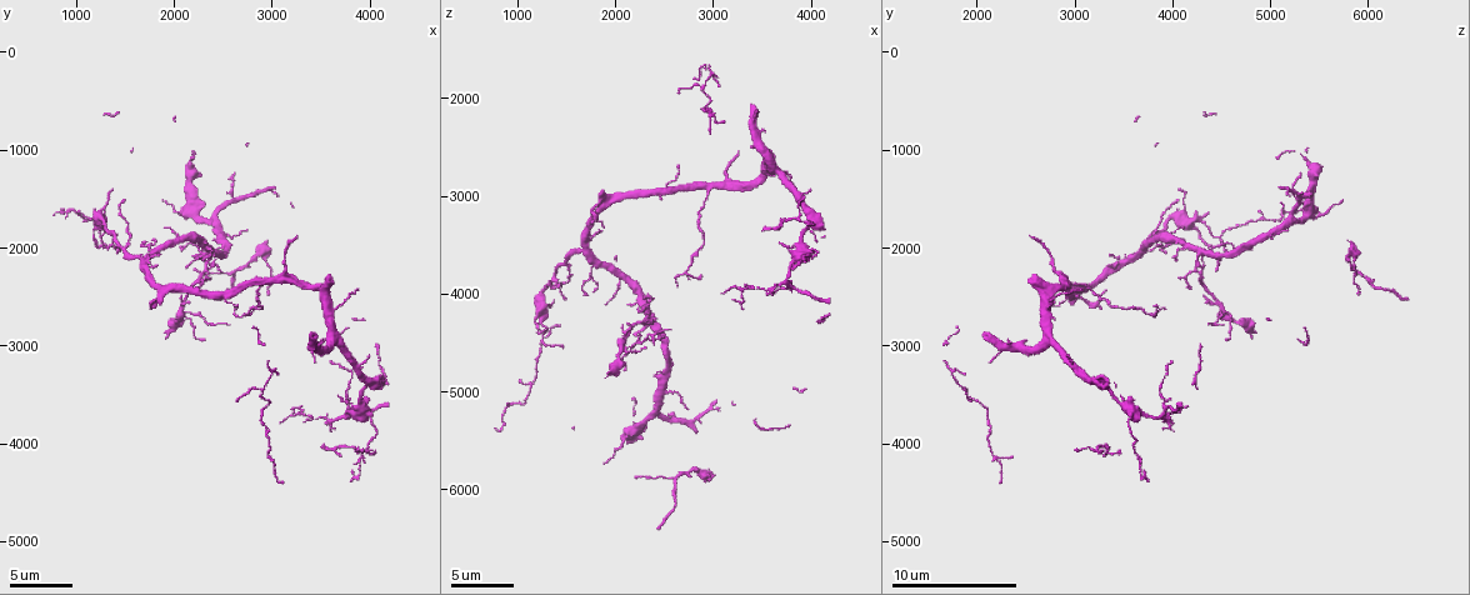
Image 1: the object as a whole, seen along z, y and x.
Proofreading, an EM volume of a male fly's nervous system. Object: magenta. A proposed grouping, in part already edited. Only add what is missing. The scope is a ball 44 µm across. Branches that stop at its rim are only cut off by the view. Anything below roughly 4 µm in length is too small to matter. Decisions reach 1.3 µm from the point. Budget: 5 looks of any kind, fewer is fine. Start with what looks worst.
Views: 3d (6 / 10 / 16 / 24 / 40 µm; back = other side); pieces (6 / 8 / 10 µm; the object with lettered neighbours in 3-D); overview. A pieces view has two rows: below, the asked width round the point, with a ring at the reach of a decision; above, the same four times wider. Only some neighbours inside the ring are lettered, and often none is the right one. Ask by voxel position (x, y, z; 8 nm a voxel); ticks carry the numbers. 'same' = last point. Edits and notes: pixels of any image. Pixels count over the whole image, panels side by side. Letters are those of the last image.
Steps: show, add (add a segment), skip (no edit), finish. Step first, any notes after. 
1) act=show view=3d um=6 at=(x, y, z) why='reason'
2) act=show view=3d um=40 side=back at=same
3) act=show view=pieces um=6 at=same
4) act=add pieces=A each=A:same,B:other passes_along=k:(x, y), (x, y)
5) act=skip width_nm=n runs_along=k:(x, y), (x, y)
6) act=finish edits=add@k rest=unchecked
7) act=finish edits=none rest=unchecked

act=show view=pieces um=6 at=(1900, 2860, 4820)

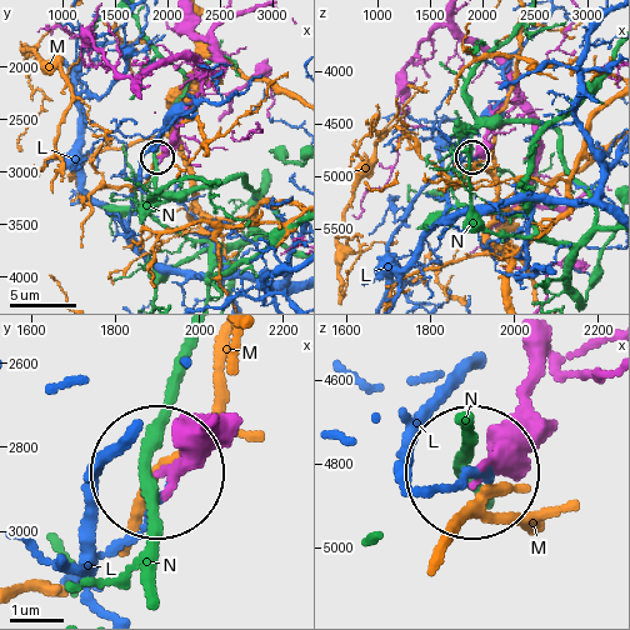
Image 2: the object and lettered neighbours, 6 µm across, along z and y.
act=skip each=L:other,M:other,N:other runs_along=2:(538, 384), (529, 424), (484, 474) found='no lettered segment goes on from it'

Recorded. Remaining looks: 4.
act=show view=3d um=6 at=(2300, 2100, 4000) why='thin end'

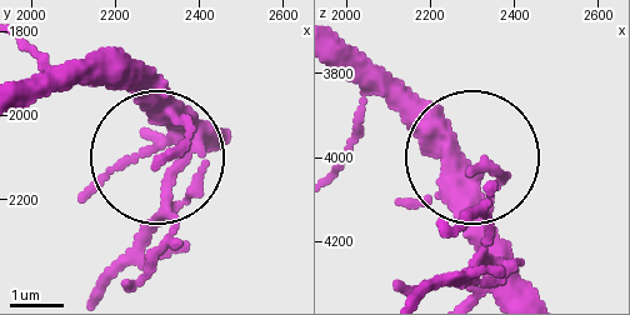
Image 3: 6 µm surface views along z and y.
act=show view=pieces um=8 at=(2315, 2105, 4030)

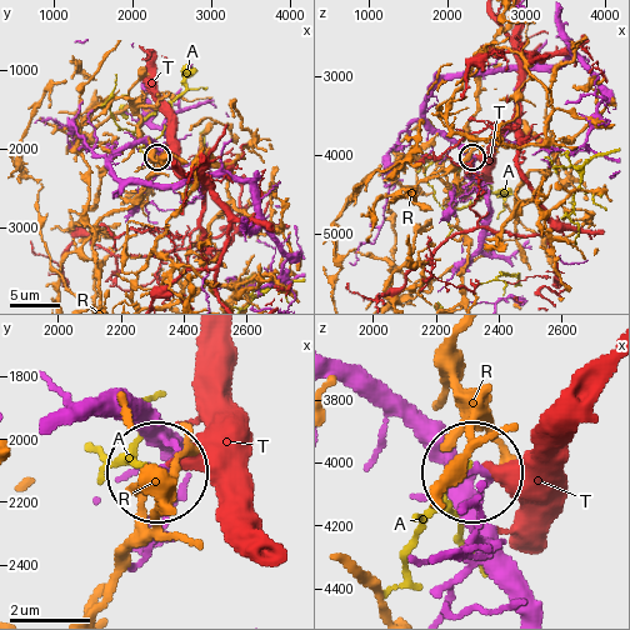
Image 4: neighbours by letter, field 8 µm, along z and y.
act=skip each=A:other,R:other,T:other found='none of them fits'

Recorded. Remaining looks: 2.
act=show view=pieces um=6 at=(2540, 2800, 4340) why='an open end'

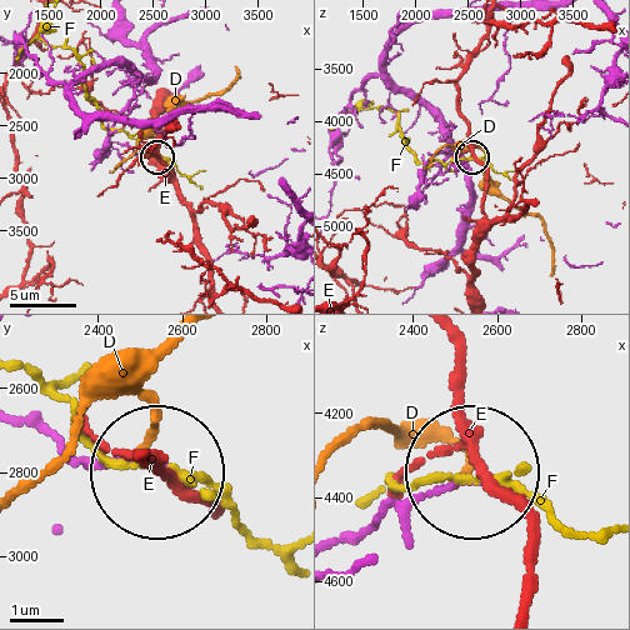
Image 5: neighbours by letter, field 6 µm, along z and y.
act=skip width_nm=90 each=D:other,E:other,F:other found='no lettered segment goes on from it'

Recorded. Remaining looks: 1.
act=finish edits=none rest=unchecked

